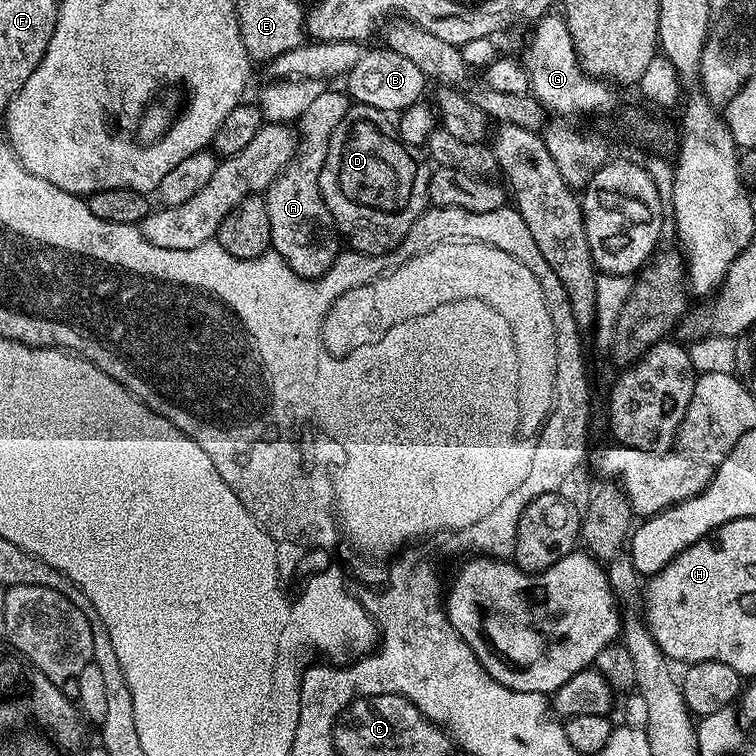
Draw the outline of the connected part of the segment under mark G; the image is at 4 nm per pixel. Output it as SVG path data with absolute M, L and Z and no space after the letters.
M545 14L535 21L533 28L536 29L524 48L524 56L522 55L522 63L527 68L531 84L531 95L535 96L549 113L557 112L560 116L592 114L592 94L600 94L606 98L605 81L584 73L563 15L552 15Z

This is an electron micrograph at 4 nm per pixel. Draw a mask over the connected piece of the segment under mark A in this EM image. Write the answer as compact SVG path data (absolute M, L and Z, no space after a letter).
M325 90L298 119L298 143L291 162L268 187L264 205L270 214L271 251L276 252L299 276L308 280L326 274L342 251L342 237L334 218L322 198L320 175L326 150L330 150L330 134L346 118L350 107L347 91Z

